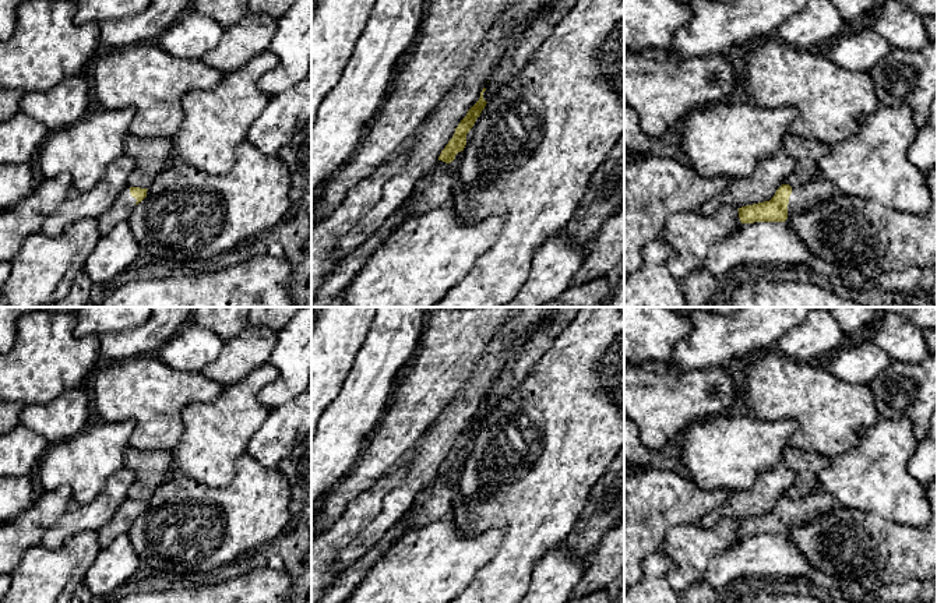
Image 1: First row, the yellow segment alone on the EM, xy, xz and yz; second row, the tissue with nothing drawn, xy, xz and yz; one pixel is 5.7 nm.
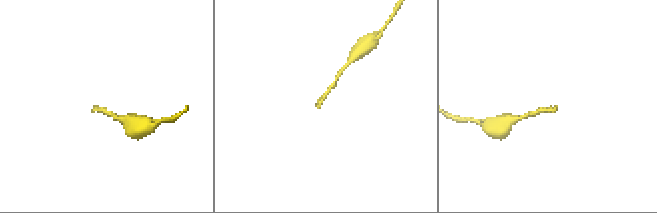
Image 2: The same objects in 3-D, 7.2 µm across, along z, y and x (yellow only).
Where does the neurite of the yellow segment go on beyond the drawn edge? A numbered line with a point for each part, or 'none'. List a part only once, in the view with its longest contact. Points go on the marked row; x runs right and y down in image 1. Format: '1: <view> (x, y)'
1: yz (819, 189)

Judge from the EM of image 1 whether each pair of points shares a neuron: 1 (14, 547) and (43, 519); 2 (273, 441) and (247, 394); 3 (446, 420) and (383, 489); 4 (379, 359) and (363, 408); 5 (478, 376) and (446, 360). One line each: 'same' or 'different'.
1: same
2: different
3: different
4: same
5: different

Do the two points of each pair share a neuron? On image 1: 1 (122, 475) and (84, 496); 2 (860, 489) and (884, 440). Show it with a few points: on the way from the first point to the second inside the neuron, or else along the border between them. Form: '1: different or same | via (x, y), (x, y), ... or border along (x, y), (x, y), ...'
1: different | border along (123, 465), (90, 501), (78, 504)
2: same | via (873, 476), (884, 452)

